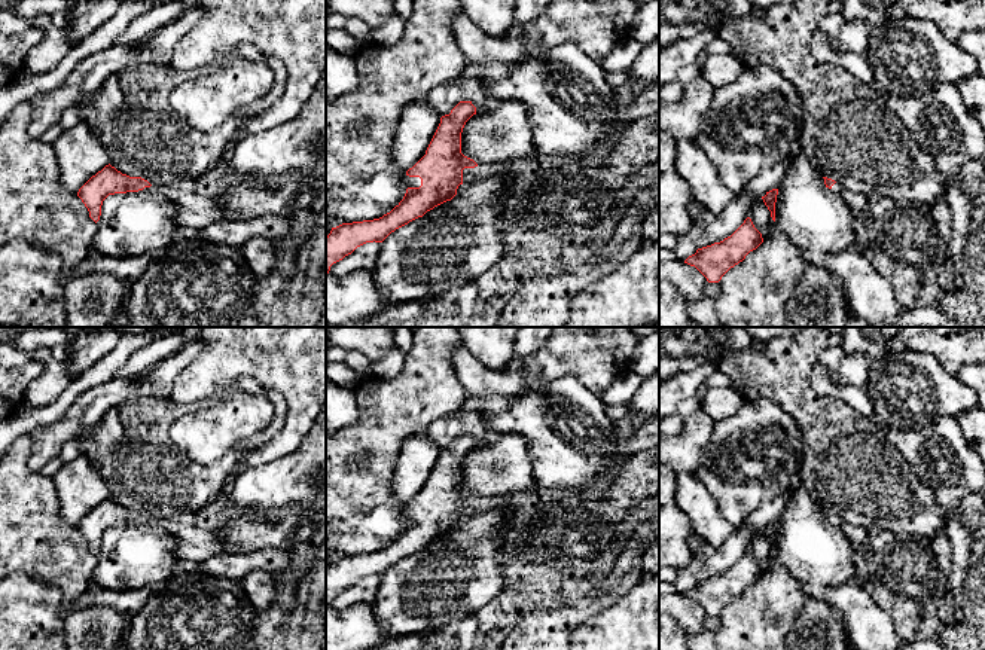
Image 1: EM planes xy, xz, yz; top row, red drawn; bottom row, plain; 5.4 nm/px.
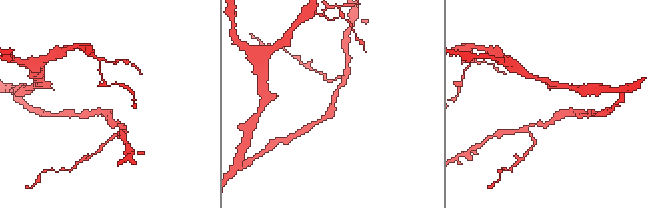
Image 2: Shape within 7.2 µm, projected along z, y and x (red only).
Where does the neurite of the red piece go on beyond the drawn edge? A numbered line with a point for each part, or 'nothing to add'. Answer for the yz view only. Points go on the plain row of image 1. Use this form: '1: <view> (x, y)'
1: yz (856, 534)

